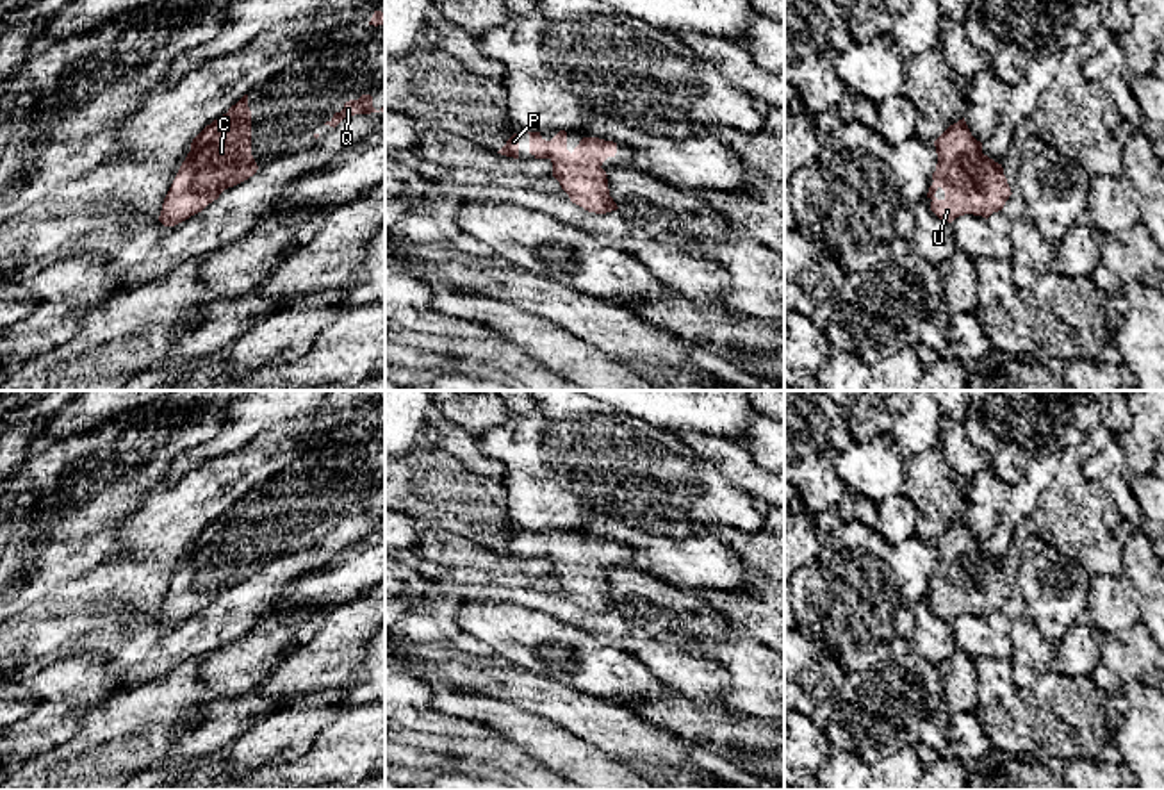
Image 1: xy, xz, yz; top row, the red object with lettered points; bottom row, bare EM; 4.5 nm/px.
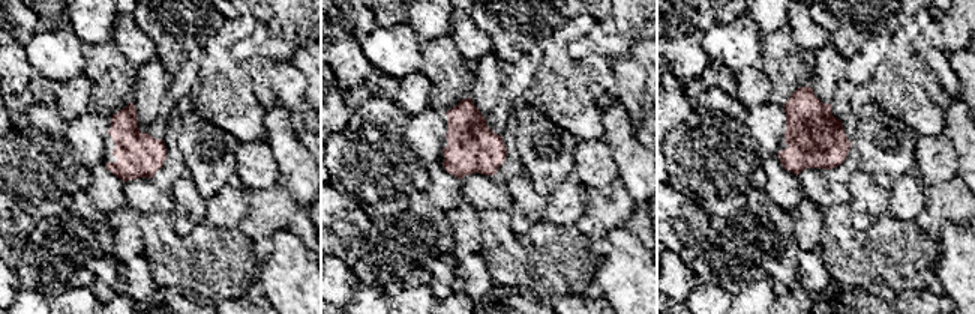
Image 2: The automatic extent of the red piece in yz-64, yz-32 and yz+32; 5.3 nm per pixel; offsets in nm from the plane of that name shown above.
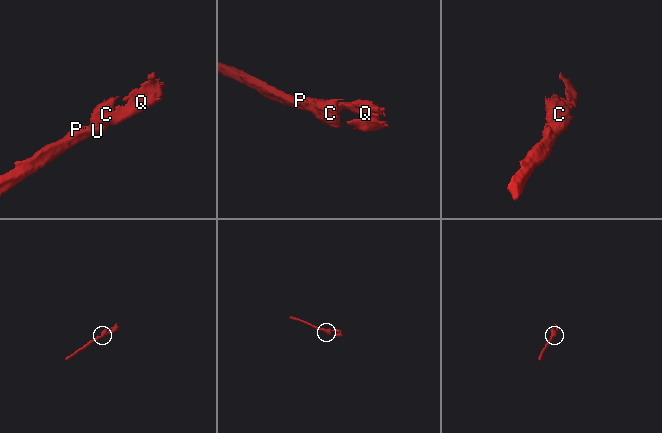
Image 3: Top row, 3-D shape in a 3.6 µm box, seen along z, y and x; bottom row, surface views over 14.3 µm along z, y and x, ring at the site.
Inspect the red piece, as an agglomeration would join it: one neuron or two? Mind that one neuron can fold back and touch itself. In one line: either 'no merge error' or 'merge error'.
no merge error

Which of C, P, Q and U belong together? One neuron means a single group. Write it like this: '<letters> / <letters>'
C P Q U

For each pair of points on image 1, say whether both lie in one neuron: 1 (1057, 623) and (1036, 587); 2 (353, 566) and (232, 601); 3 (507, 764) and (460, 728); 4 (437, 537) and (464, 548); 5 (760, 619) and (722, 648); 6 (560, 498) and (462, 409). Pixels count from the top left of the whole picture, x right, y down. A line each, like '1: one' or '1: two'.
1: one
2: two
3: two
4: one
5: two
6: two

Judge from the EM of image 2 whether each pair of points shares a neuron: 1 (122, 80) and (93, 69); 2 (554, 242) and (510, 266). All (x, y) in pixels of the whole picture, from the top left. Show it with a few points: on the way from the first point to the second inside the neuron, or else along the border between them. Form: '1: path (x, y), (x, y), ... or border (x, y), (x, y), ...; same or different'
1: path (114, 78), (101, 69); same
2: path (543, 253), (530, 266), (521, 266); same

